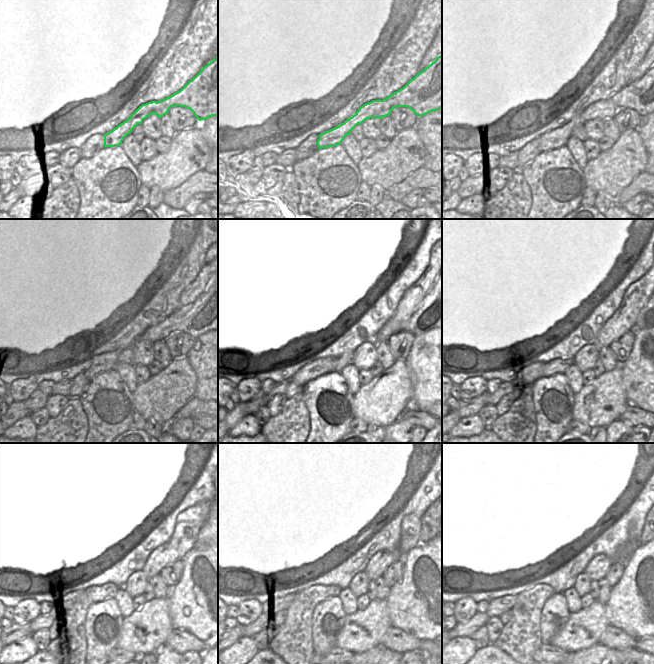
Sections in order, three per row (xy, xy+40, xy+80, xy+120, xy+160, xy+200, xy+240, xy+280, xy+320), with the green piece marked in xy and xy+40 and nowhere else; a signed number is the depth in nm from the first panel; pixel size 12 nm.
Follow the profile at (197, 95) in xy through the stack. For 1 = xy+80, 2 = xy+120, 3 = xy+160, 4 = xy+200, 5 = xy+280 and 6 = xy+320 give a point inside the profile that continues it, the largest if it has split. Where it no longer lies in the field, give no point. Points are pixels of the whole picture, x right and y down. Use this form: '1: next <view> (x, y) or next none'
1: next xy+80 (645, 95)
2: next xy+120 (197, 318)
3: next xy+160 (421, 321)
4: next xy+200 (645, 320)
5: next xy+280 (277, 606)
6: next xy+320 (496, 607)

